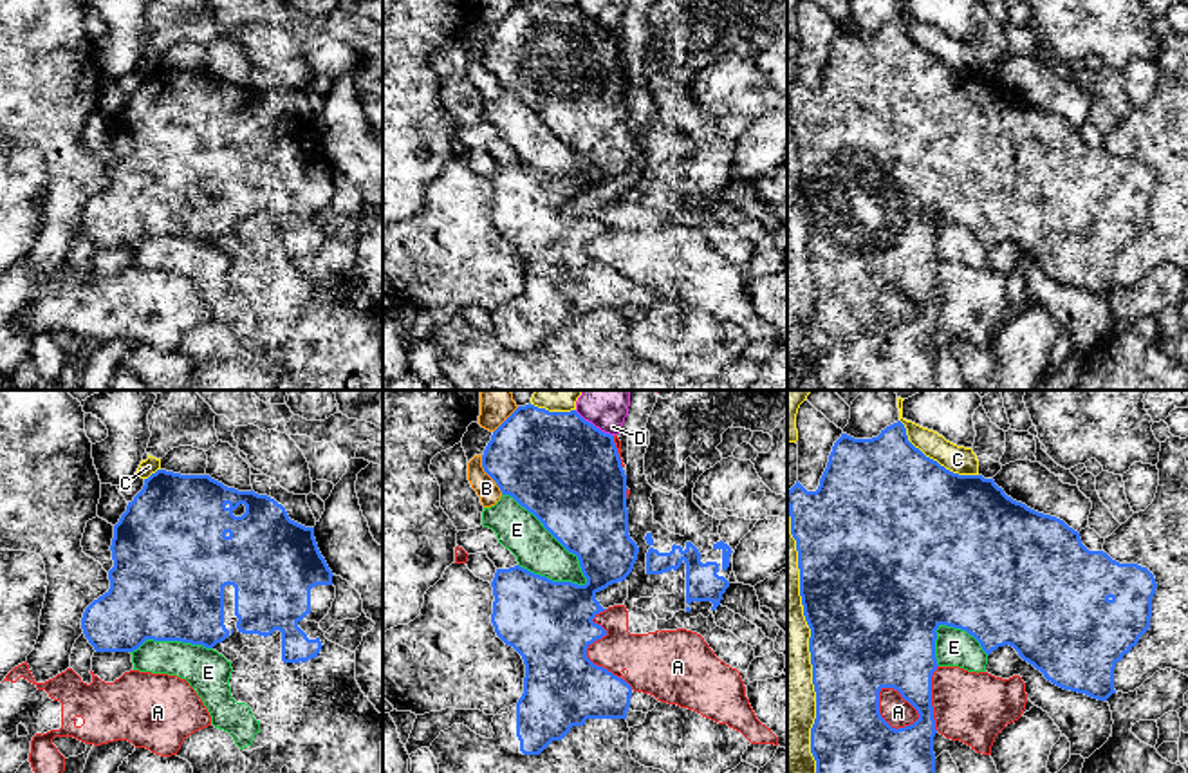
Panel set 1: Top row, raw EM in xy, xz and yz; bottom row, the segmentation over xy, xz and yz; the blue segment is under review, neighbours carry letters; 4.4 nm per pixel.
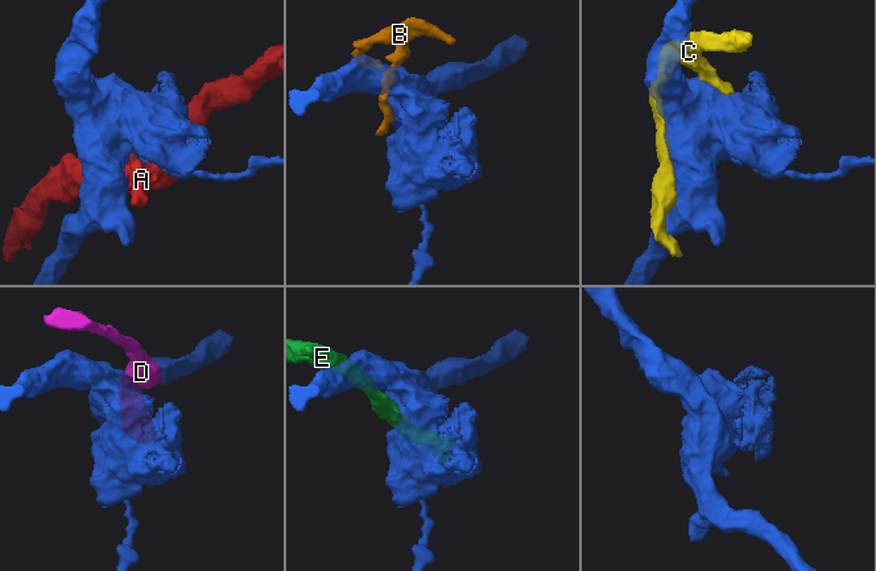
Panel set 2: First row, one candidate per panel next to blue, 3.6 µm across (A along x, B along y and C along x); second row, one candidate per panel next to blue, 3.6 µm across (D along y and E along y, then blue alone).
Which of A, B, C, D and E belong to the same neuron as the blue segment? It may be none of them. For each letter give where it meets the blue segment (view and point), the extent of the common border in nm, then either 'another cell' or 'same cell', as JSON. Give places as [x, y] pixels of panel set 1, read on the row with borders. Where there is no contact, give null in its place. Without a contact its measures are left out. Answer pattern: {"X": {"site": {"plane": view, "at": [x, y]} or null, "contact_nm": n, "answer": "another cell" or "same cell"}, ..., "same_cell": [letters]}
{"A": {"site": {"plane": "xz", "at": [585, 654]}, "contact_nm": 380, "answer": "another cell"}, "B": {"site": {"plane": "xz", "at": [488, 474]}, "contact_nm": 200, "answer": "another cell"}, "C": {"site": {"plane": "yz", "at": [932, 459]}, "contact_nm": 440, "answer": "another cell"}, "D": {"site": {"plane": "xz", "at": [593, 425]}, "contact_nm": 200, "answer": "another cell"}, "E": {"site": {"plane": "xz", "at": [555, 537]}, "contact_nm": 550, "answer": "another cell"}, "same_cell": []}

